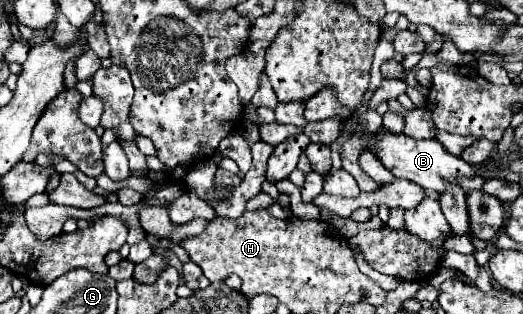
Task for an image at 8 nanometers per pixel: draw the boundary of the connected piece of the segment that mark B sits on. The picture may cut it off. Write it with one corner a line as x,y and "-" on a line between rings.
383,134
383,138
377,138
377,136
373,138
371,150
375,150
375,154
379,154
379,160
383,162
383,166
389,172
393,172
395,178
411,180
411,182
415,182
427,190
435,190
439,194
445,190
447,184
459,186
459,180
475,178
475,168
469,162
465,162
463,158
447,154
437,140
415,140
405,134

